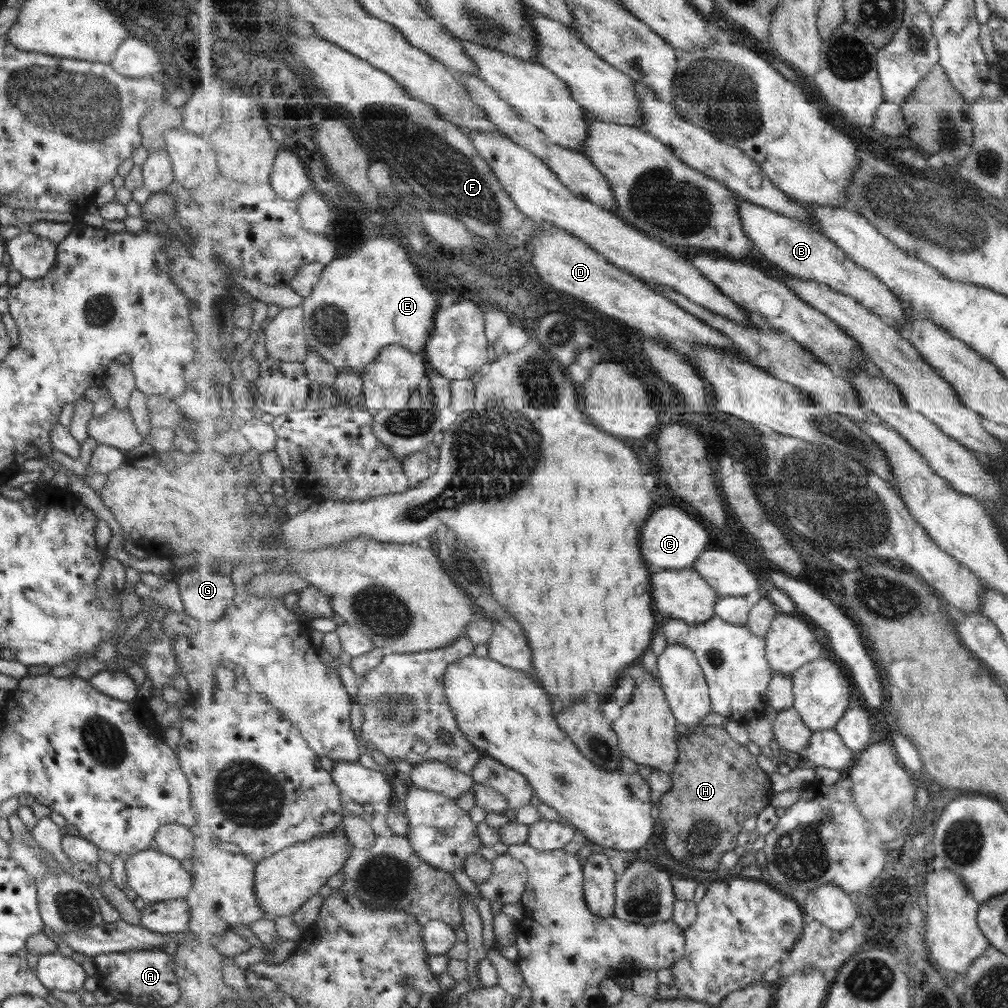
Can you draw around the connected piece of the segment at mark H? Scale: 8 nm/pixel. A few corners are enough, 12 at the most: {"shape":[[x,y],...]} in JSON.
{"shape":[[725,727],[679,735],[658,804],[668,854],[703,872],[774,797]]}

